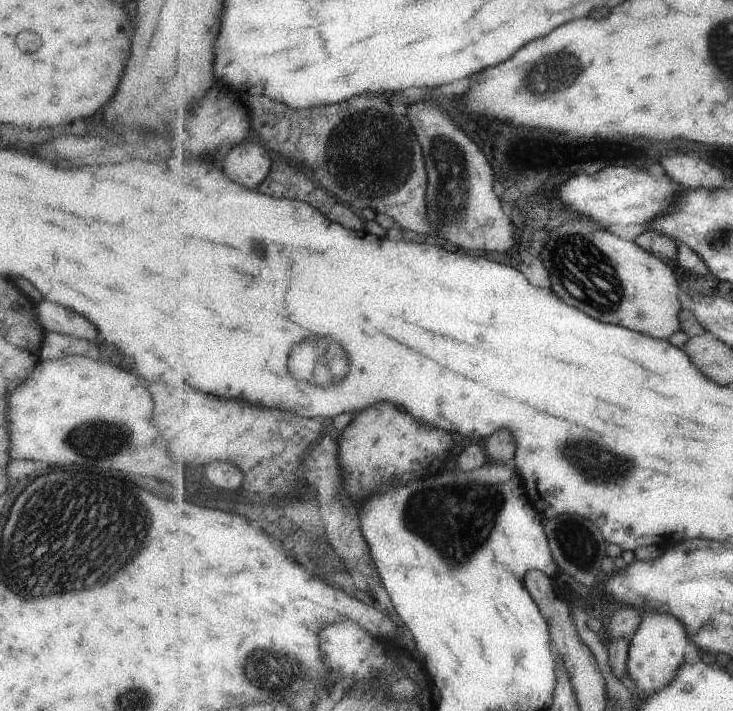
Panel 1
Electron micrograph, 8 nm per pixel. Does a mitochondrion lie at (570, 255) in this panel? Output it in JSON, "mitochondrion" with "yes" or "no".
{"mitochondrion":"yes"}

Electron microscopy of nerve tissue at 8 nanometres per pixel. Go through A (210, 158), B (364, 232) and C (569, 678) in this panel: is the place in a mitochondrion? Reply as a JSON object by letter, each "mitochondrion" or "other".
{"A":"other","B":"other","C":"other"}

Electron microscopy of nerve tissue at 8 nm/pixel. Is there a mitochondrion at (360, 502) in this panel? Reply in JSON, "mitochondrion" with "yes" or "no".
{"mitochondrion":"no"}

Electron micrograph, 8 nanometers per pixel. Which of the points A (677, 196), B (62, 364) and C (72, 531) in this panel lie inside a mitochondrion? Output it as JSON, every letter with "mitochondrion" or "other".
{"A":"other","B":"other","C":"mitochondrion"}

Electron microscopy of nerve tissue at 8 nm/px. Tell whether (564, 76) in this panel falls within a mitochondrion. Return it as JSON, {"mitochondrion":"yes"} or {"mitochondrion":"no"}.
{"mitochondrion":"yes"}

